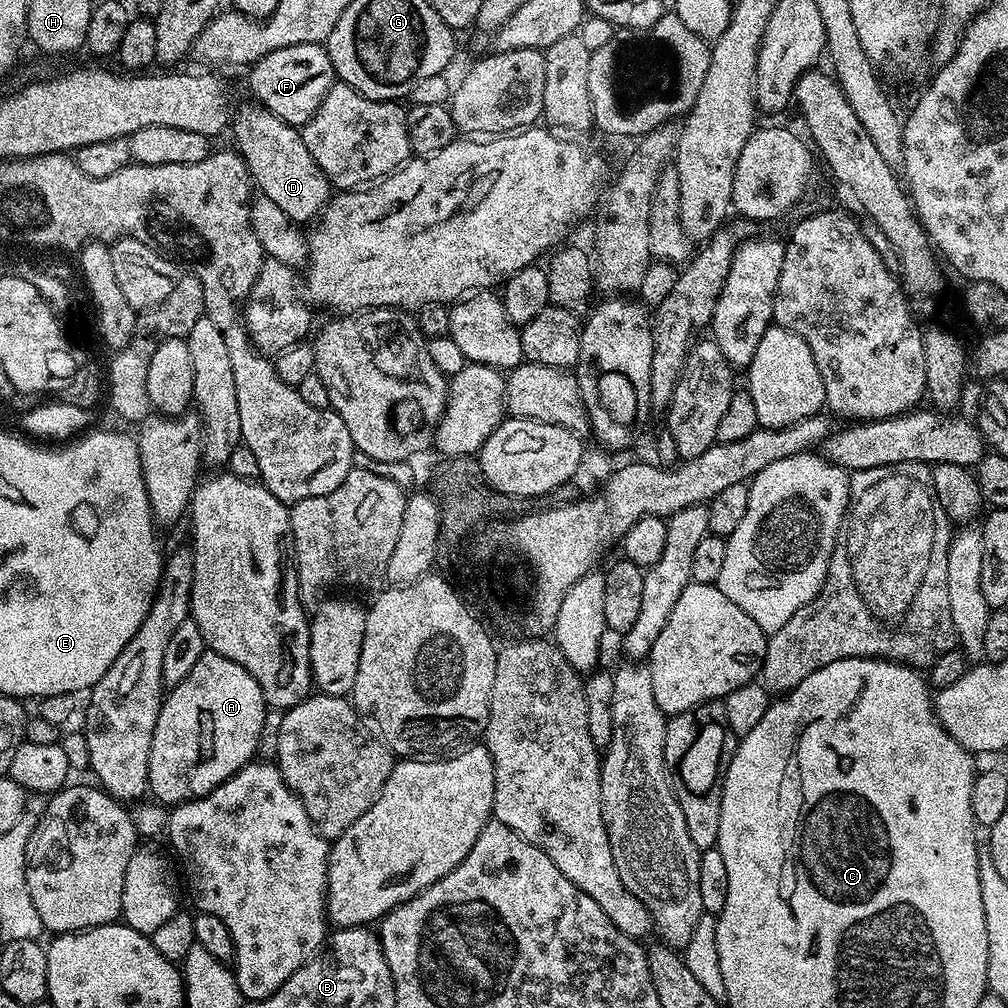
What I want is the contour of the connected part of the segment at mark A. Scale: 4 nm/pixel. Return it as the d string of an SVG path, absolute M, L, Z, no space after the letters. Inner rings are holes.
M206 650L202 658L198 658L194 670L190 670L190 674L186 674L186 678L182 678L182 682L163 697L148 759L151 795L156 795L153 797L161 805L175 806L210 794L210 790L226 782L240 768L245 768L257 755L265 711L264 695L254 677L238 666L238 662L230 662L230 658L222 658L222 654Z

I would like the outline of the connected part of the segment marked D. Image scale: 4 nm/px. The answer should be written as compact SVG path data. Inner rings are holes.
M259 106L244 108L240 113L233 115L230 120L230 132L236 135L235 151L240 153L240 157L248 163L248 174L252 178L252 183L258 189L259 195L270 198L270 202L275 202L280 209L286 210L286 214L291 220L295 220L297 225L304 226L304 223L315 221L323 213L324 208L333 195L333 185L329 184L328 176L314 162L310 150L306 150L306 142L302 142L300 128L282 122L270 110Z

